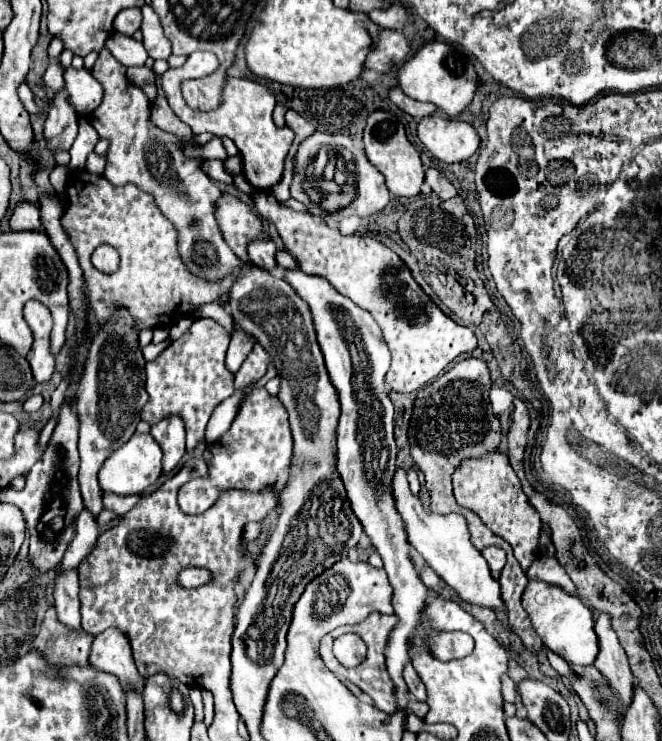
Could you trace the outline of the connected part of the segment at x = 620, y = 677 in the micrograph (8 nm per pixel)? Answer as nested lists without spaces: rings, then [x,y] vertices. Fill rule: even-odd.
[[[592,608],[592,612],[596,620],[596,634],[600,640],[600,652],[596,656],[594,666],[610,680],[610,686],[614,688],[614,692],[618,692],[622,704],[628,706],[632,700],[632,686],[634,686],[634,676],[630,672],[628,656],[620,646],[618,636],[612,628],[612,618],[596,608]]]

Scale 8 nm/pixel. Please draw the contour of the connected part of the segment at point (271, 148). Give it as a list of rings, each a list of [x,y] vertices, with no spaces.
[[[184,66],[170,68],[166,74],[162,74],[164,94],[170,102],[170,106],[174,108],[174,112],[178,114],[178,118],[182,122],[186,122],[194,134],[210,132],[214,136],[230,138],[238,146],[238,150],[244,158],[244,176],[248,178],[248,182],[254,188],[268,190],[272,184],[276,184],[282,178],[284,158],[294,140],[294,132],[290,132],[290,128],[286,128],[286,126],[282,130],[276,128],[276,124],[272,120],[276,100],[268,92],[268,88],[264,88],[258,82],[246,80],[246,78],[228,78],[228,84],[224,88],[222,106],[216,110],[210,110],[210,112],[200,112],[200,110],[188,108],[186,100],[182,98],[182,88],[180,88],[182,80],[188,80],[188,72],[184,72]]]

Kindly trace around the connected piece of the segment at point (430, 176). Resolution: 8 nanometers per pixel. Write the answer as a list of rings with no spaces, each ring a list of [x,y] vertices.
[[[428,168],[428,170],[426,170],[426,184],[428,184],[440,198],[452,198],[452,196],[456,196],[456,188],[452,186],[452,182],[450,182],[442,172],[438,172],[436,168]]]

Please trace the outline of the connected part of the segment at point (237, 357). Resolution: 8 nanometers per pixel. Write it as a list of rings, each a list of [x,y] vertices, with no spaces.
[[[234,326],[234,332],[230,338],[232,340],[230,340],[228,356],[226,356],[226,366],[230,372],[236,372],[242,366],[242,362],[246,360],[248,352],[254,348],[256,340],[250,334],[246,334],[240,326]]]

